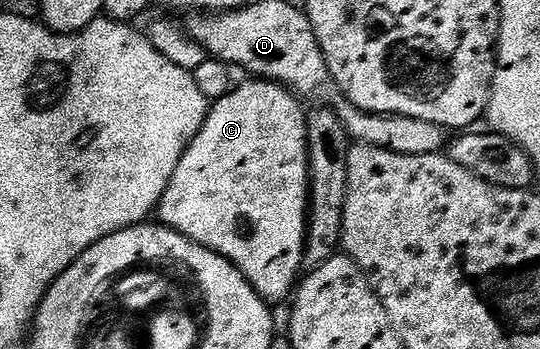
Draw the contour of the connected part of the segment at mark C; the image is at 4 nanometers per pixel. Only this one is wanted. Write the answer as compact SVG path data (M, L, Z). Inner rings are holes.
M256 77L248 80L250 83L239 82L221 99L216 100L210 106L209 112L205 114L201 128L194 139L184 144L179 165L175 165L175 173L158 203L158 220L170 227L171 230L185 235L199 246L205 247L208 251L214 251L228 259L234 267L238 267L245 279L257 290L257 296L264 299L270 305L276 305L290 298L295 284L298 282L299 274L297 269L303 265L303 254L305 249L305 229L307 226L307 206L309 204L309 162L307 161L307 143L305 137L305 116L306 108L301 108L298 96L294 95L288 87L282 87L279 83L270 83L267 79Z

